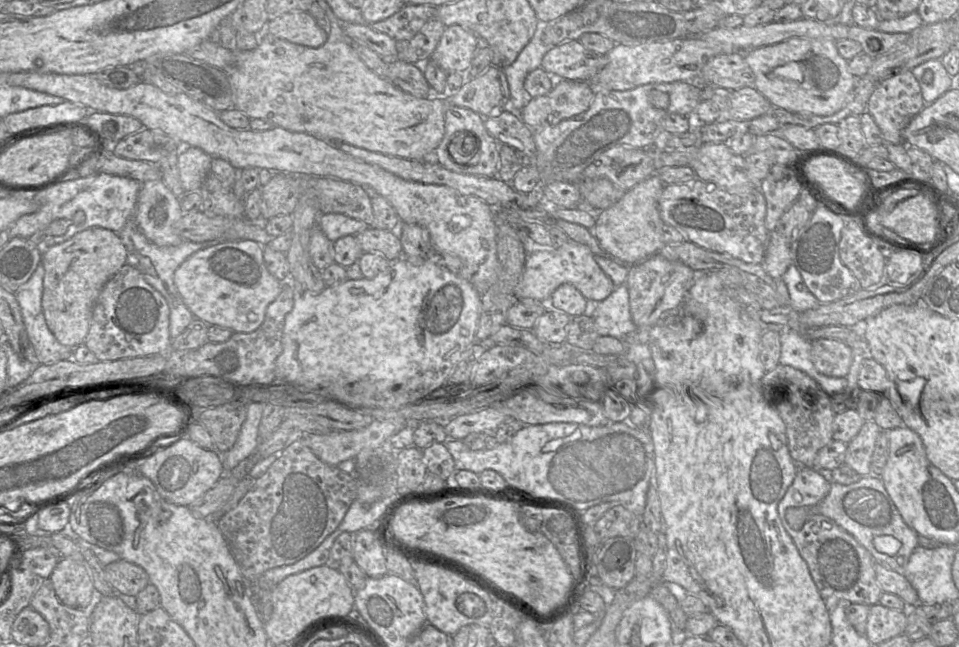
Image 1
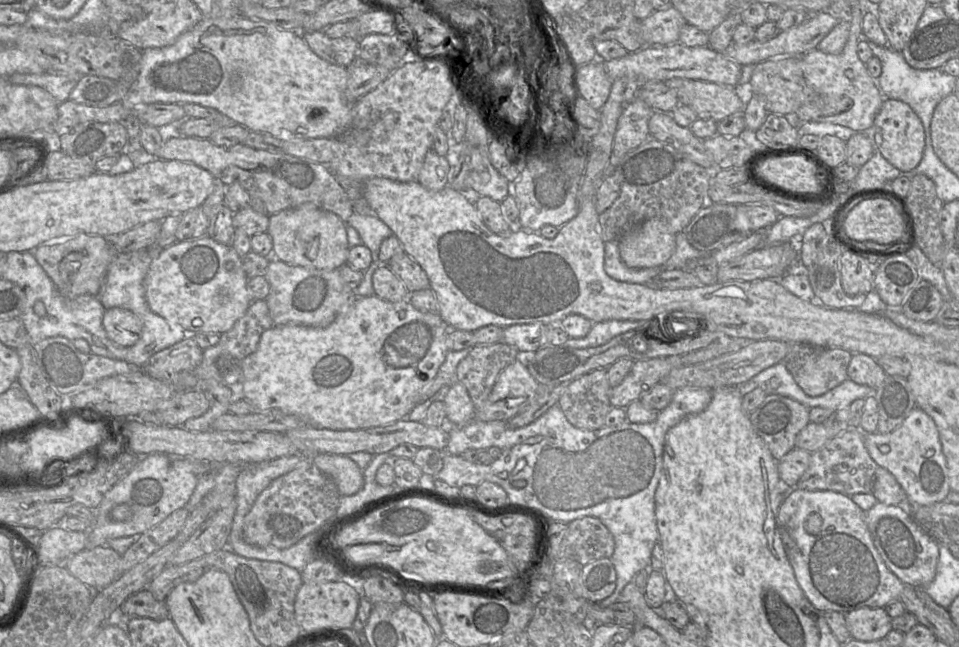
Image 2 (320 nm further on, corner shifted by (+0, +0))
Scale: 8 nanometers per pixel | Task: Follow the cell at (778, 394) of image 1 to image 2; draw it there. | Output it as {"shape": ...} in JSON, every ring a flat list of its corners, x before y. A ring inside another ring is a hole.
{"shape":[[770,394,749,415,753,428,776,461,795,448,797,434,810,422,809,410,789,397]]}

